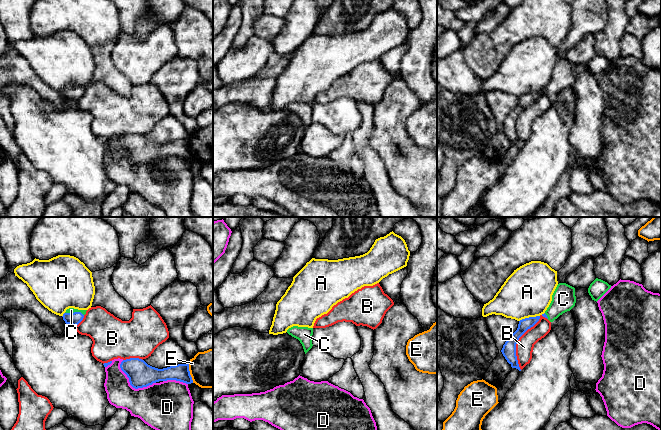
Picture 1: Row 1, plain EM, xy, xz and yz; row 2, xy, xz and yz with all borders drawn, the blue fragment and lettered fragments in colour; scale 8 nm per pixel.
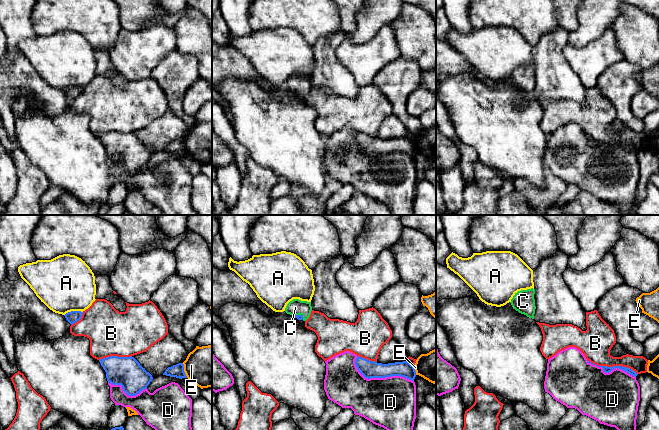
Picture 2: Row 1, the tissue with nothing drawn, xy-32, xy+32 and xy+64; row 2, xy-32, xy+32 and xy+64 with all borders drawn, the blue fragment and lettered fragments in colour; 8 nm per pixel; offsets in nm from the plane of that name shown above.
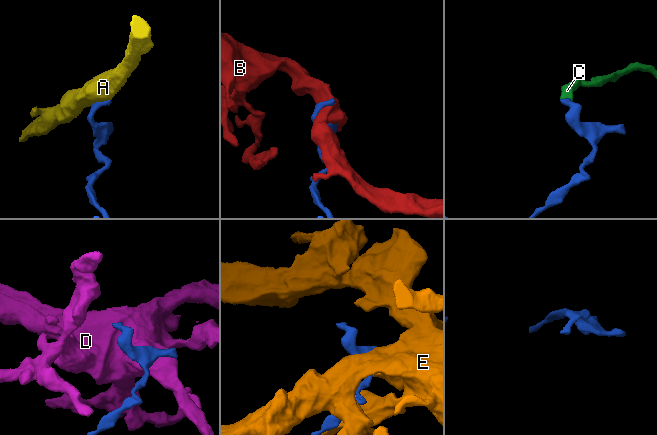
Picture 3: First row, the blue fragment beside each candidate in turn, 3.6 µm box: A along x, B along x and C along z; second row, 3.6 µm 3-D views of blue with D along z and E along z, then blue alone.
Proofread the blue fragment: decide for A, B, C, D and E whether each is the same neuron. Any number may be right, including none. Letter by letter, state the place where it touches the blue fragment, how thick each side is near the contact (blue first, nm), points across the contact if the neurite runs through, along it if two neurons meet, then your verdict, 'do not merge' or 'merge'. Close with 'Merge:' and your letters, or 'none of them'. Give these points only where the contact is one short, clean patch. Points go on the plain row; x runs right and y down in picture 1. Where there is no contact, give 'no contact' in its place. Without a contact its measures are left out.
A: meets blue in yz at (529, 93); 90 nm thick on the blue side, 400 nm on the other; border along yz (539, 91), (525, 93), (519, 97); do not merge
B: meets blue in yz at (518, 115); 110 nm thick on the blue side, 140 nm on the other; do not merge
C: meets blue in xy at (74, 88); 100 nm thick on the blue side, 50 nm on the other; runs through xy (75, 94), (74, 88), (71, 86); merge
D: meets blue in xy at (131, 161); 200 nm thick on the blue side, 320 nm on the other; do not merge
E: meets blue in xy at (189, 149); 140 nm thick on the blue side, 300 nm on the other; do not merge
Merge: C

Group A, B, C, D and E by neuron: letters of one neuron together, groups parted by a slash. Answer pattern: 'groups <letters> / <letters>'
groups A / B / C / D / E

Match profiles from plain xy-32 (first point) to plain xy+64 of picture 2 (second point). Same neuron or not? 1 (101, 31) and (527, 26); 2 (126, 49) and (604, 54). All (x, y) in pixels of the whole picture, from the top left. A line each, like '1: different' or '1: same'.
1: same
2: same

